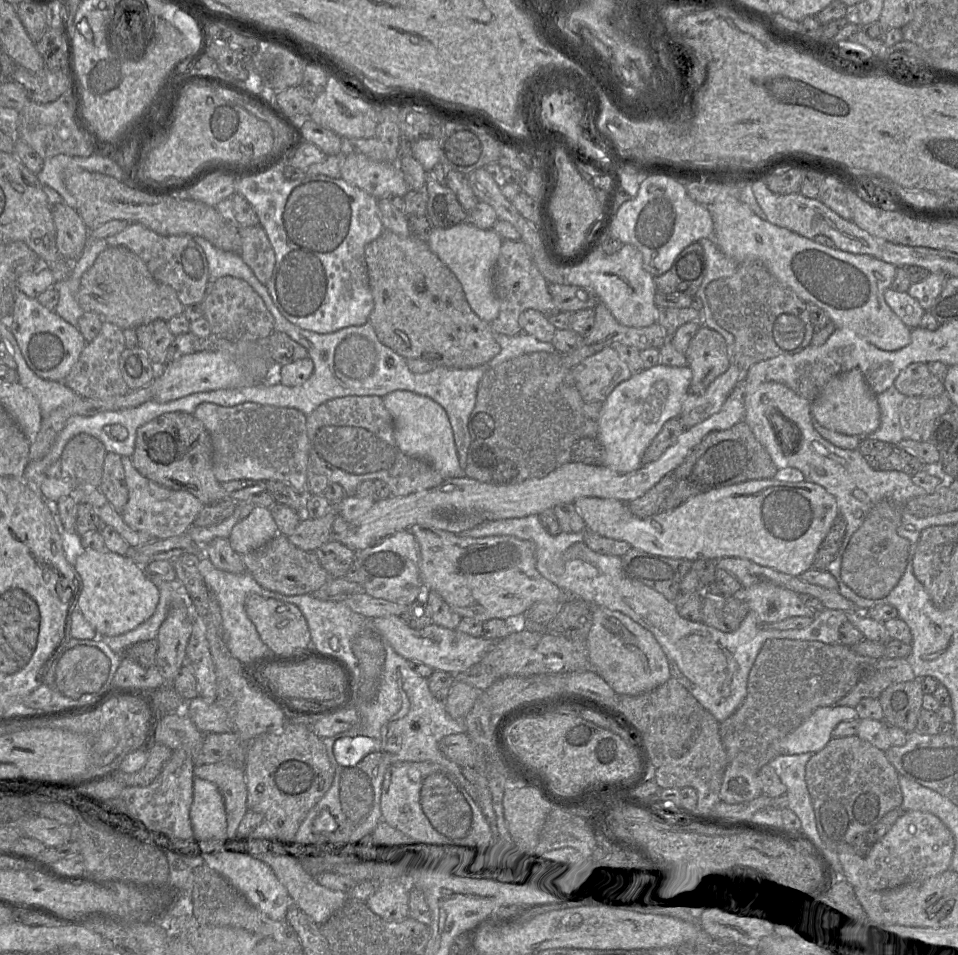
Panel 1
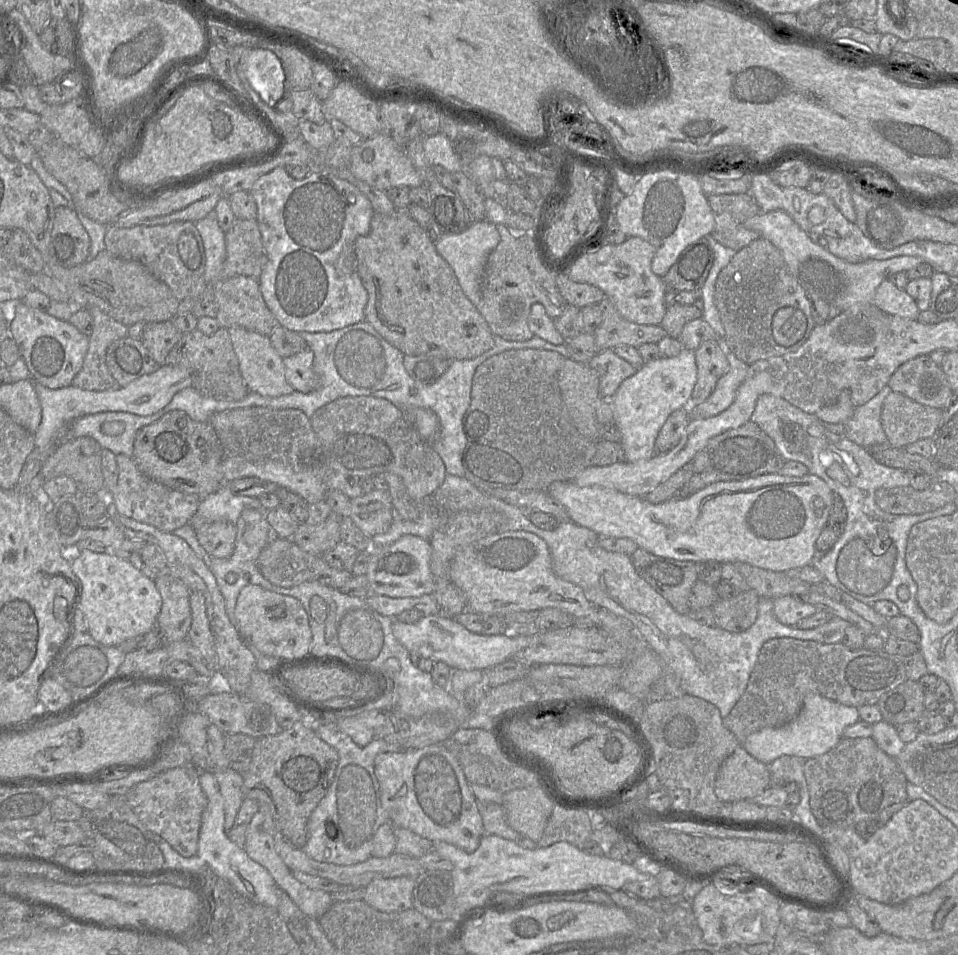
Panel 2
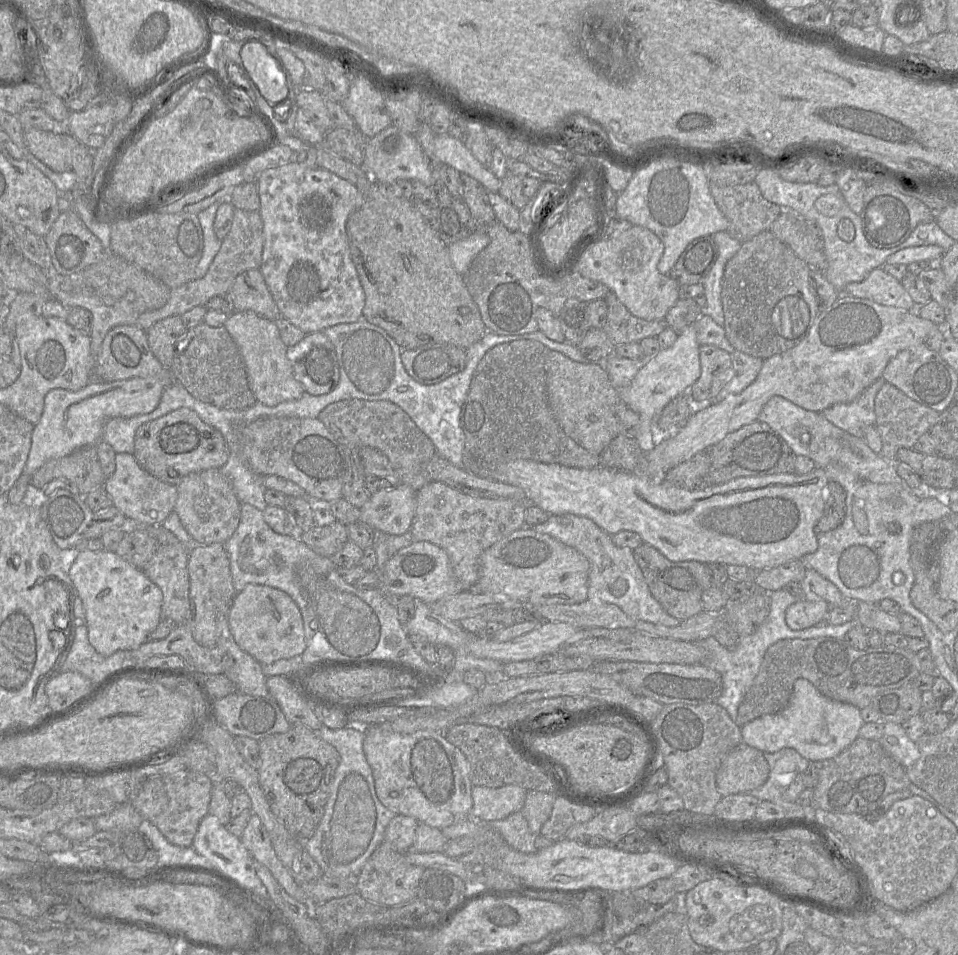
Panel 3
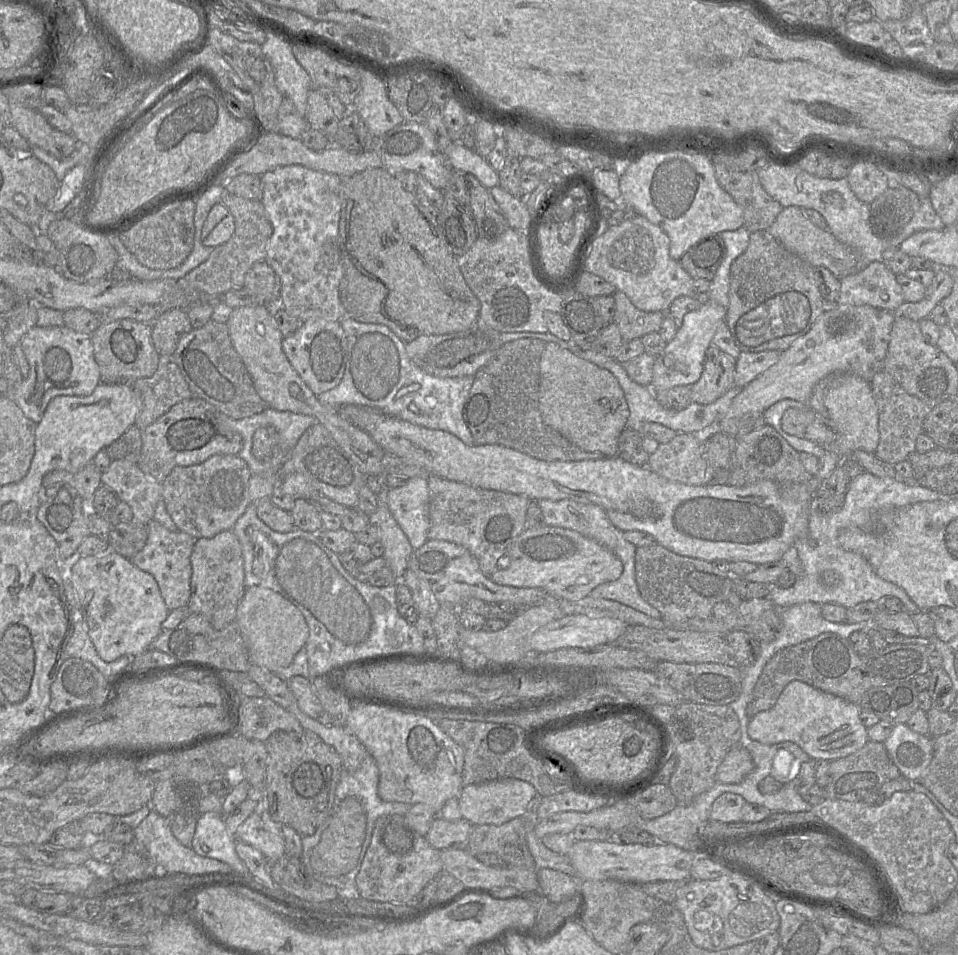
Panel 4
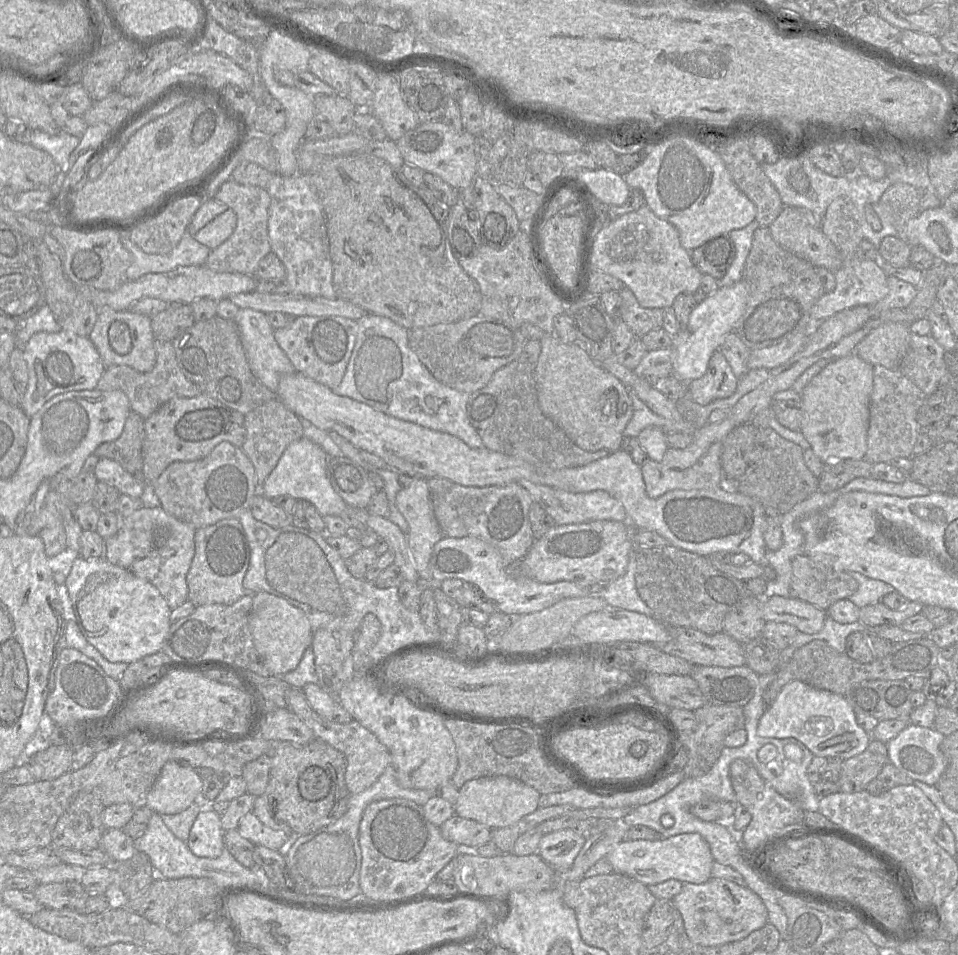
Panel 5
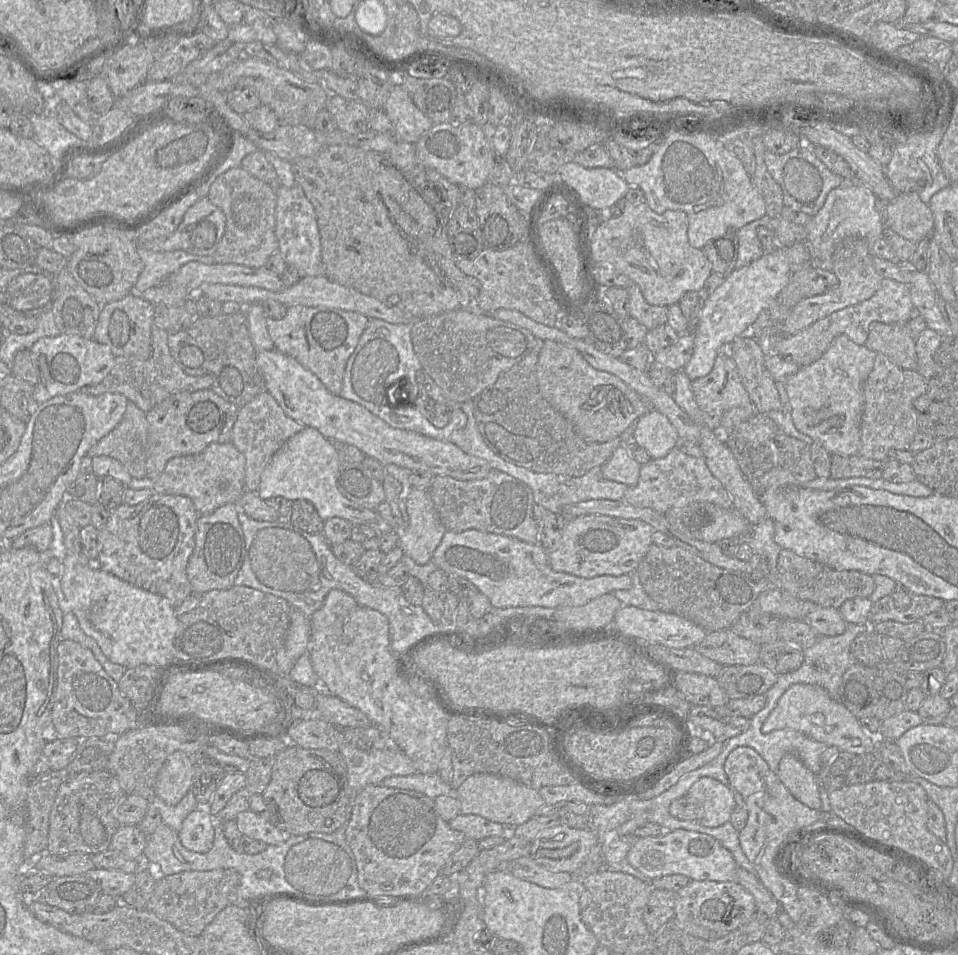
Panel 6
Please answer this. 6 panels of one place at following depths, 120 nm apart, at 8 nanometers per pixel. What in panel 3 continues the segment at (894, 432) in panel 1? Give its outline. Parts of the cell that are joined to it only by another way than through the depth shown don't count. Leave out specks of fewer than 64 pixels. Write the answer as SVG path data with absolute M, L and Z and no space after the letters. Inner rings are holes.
M879 377L857 399L849 403L835 404L825 409L823 416L848 434L863 438L864 429L876 424L874 401L885 383L884 378Z

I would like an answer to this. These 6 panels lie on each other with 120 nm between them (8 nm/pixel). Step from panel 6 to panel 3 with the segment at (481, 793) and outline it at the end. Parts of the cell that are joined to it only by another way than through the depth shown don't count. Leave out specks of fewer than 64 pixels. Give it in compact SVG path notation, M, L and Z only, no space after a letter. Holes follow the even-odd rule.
M508 784L500 787L472 785L471 816L481 822L501 820L522 809L527 790Z

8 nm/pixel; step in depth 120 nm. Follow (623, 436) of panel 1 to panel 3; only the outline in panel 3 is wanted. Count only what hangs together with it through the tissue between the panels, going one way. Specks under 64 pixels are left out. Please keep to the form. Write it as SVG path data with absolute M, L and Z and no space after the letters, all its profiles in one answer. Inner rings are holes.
M693 324L678 333L675 343L666 349L660 349L652 358L646 359L631 383L619 389L619 399L639 415L639 429L635 439L641 450L649 452L659 441L656 433L656 419L662 409L675 397L688 394L692 384L700 376L700 344L697 341Z

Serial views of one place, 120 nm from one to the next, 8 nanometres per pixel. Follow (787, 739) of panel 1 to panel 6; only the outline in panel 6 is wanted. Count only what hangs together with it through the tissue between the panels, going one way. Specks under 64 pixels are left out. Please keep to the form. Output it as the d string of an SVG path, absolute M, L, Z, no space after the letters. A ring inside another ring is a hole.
M793 684L783 693L761 728L764 734L780 729L798 731L827 746L836 746L840 751L856 756L870 753L877 745L875 735L864 733L859 720L840 701L833 700L819 685Z

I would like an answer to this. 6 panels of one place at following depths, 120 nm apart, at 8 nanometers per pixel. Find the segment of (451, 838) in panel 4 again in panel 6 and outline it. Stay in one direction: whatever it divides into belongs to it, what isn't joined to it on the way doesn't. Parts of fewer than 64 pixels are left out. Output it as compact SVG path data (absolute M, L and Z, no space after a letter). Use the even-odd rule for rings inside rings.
M459 813L448 824L452 829L463 832L466 838L477 841L490 836L505 836L508 833L506 826L474 814Z

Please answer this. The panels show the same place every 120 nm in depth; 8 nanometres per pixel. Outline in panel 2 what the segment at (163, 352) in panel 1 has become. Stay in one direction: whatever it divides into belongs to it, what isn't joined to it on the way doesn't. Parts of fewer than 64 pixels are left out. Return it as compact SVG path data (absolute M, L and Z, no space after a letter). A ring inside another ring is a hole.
M168 320L146 324L141 341L153 360L161 366L166 364L170 350L182 335L183 333L175 327L173 320Z

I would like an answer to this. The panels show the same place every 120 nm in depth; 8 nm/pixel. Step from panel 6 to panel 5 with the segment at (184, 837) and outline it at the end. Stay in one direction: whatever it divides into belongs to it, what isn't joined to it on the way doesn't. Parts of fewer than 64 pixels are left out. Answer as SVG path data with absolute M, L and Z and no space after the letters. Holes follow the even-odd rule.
M213 810L201 811L191 827L186 844L198 857L217 858L224 849L223 834L220 816Z

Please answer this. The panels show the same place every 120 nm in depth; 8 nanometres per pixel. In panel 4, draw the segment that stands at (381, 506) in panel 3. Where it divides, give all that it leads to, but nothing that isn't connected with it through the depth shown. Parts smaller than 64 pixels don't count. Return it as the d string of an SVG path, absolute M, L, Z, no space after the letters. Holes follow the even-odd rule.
M409 478L403 486L389 489L387 502L412 548L416 550L423 546L428 541L430 526L427 479Z

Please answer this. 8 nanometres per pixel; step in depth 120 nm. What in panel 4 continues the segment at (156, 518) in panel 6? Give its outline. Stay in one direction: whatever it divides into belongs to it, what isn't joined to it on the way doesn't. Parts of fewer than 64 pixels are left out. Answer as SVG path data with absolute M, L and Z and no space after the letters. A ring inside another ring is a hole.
M155 520L147 524L148 537L142 550L130 560L140 570L152 575L156 580L161 596L169 611L186 607L191 595L192 568L190 556L195 538L181 531L170 531Z

